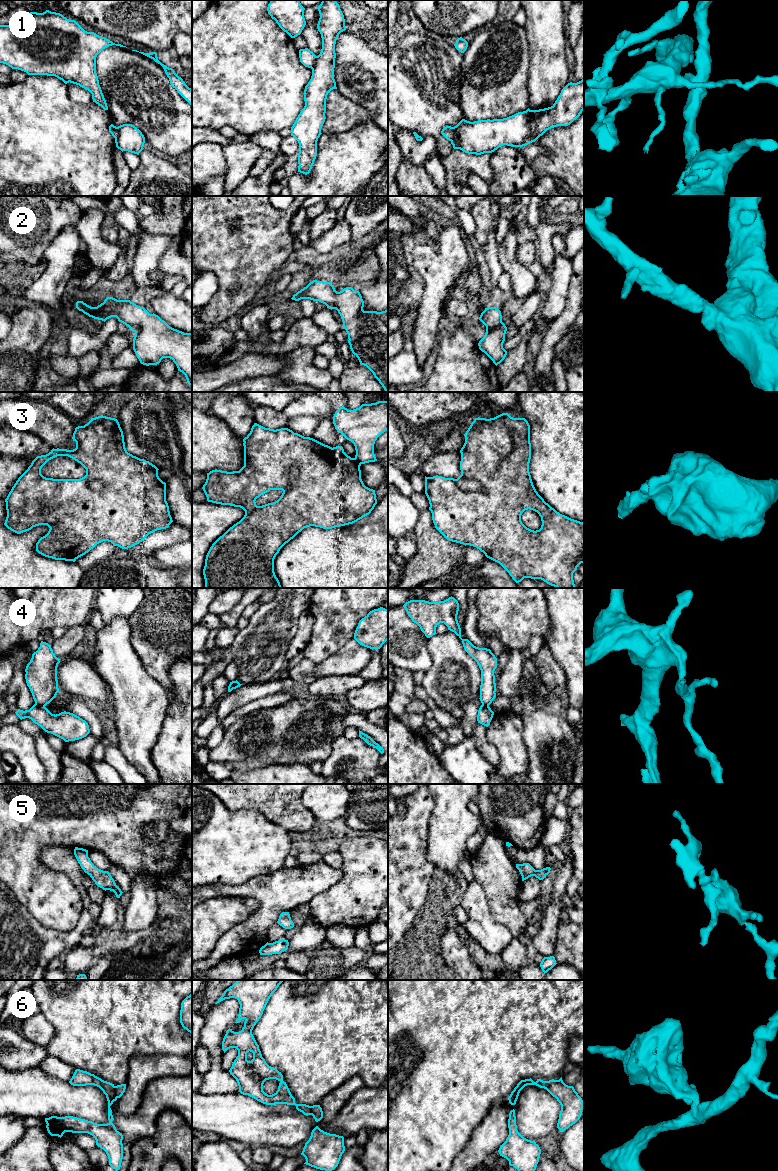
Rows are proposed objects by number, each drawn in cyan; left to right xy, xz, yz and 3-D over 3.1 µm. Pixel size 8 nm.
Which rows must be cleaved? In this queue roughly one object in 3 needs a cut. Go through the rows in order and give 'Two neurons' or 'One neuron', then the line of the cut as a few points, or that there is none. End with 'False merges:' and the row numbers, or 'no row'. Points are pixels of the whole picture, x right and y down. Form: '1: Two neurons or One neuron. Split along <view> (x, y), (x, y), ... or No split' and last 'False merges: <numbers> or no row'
1: Two neurons. Split along yz (453, 127), (454, 134), (450, 140)
2: One neuron. No split
3: Two neurons. Split along yz (454, 479), (456, 484), (463, 490), (479, 491), (482, 489)
4: Two neurons. Split along xy (35, 703), (44, 706)
5: One neuron. No split
6: Two neurons. Split along xy (114, 1086), (116, 1098)
False merges: 1, 3, 4, 6

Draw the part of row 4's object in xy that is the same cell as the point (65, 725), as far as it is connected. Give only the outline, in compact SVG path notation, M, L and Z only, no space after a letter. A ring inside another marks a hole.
M34 704L29 710L18 709L15 713L21 720L29 718L45 732L51 733L65 742L82 739L90 733L88 723L70 712L64 711L55 715L45 706Z

